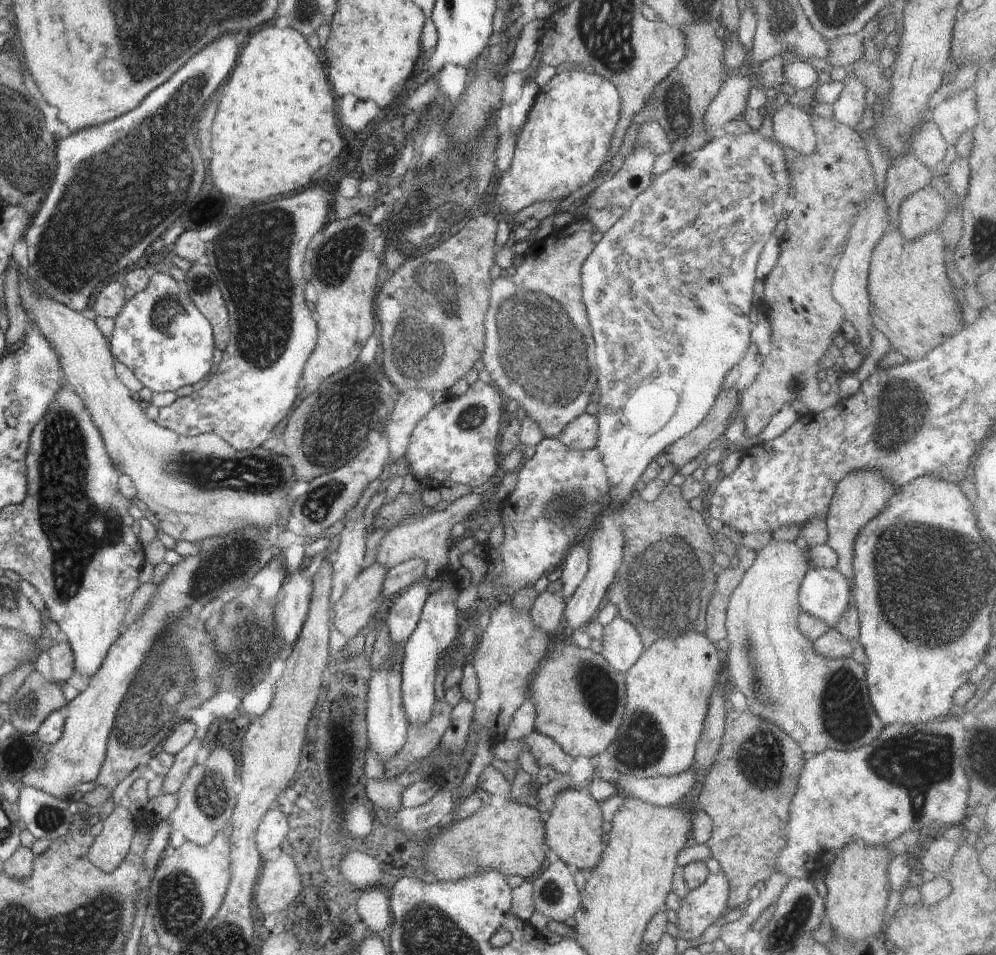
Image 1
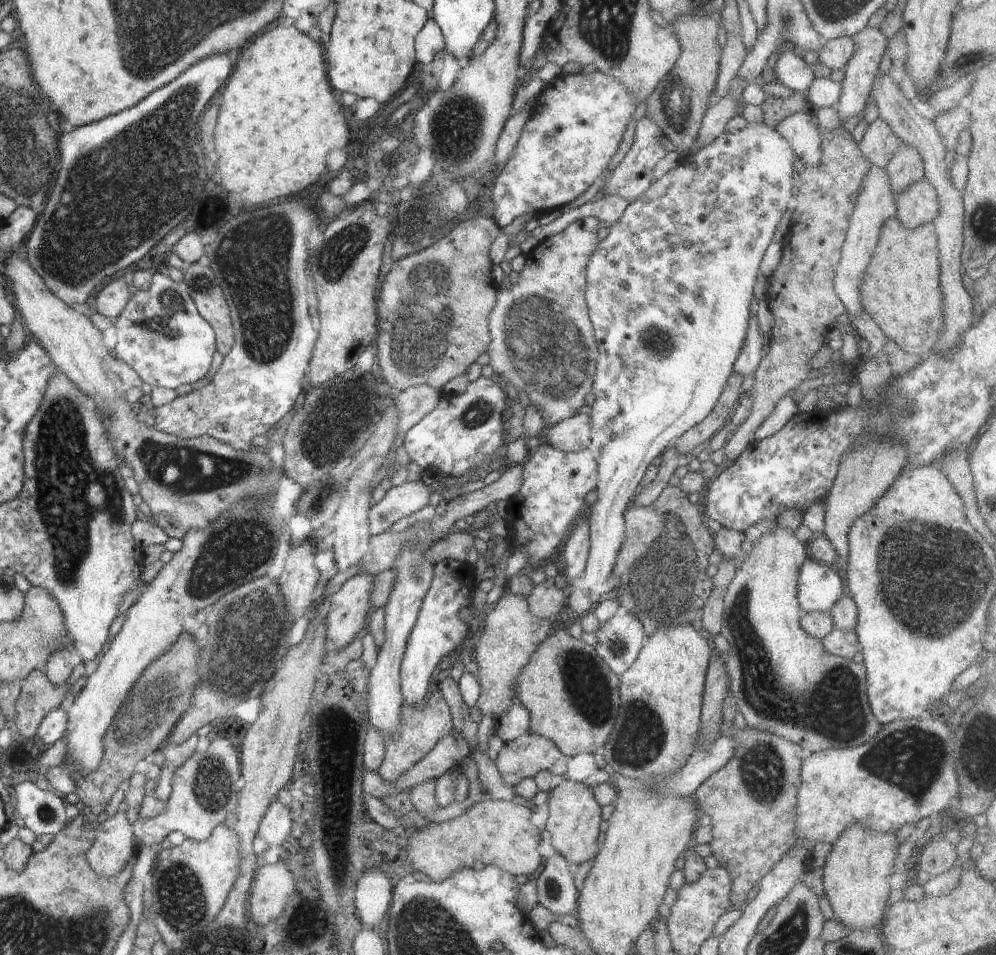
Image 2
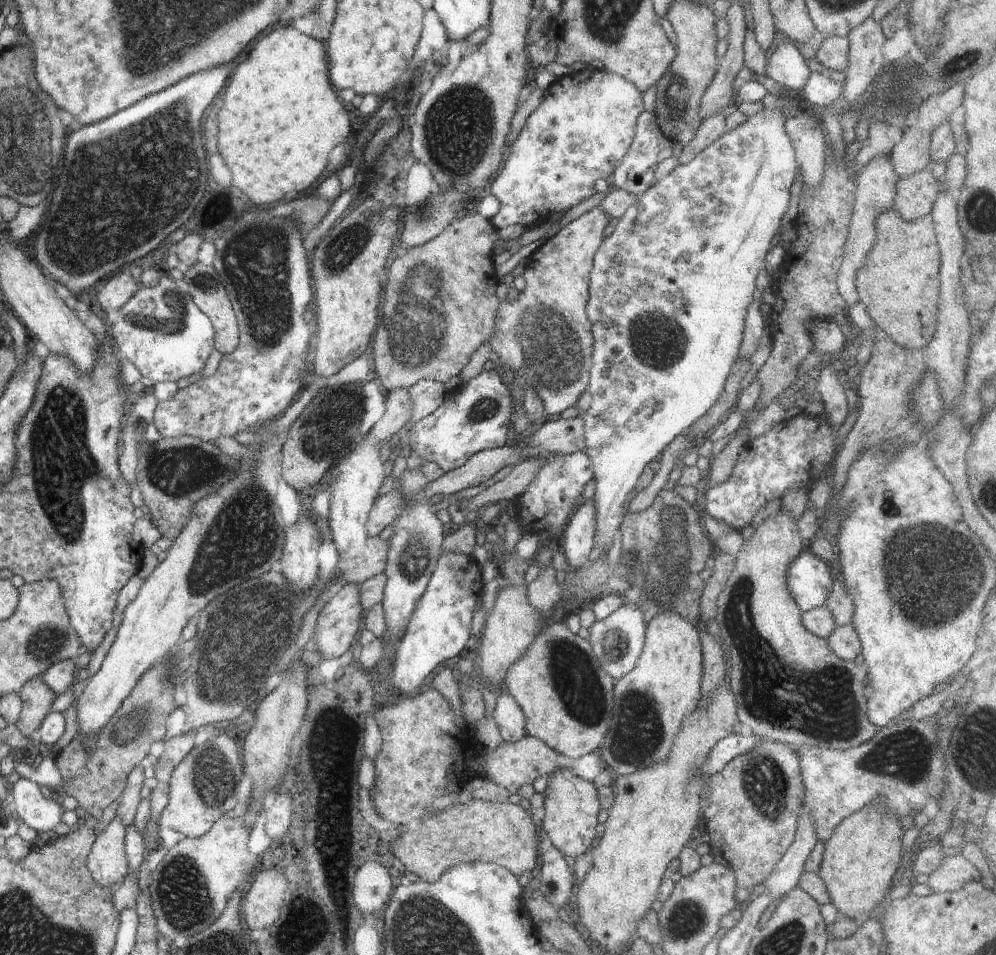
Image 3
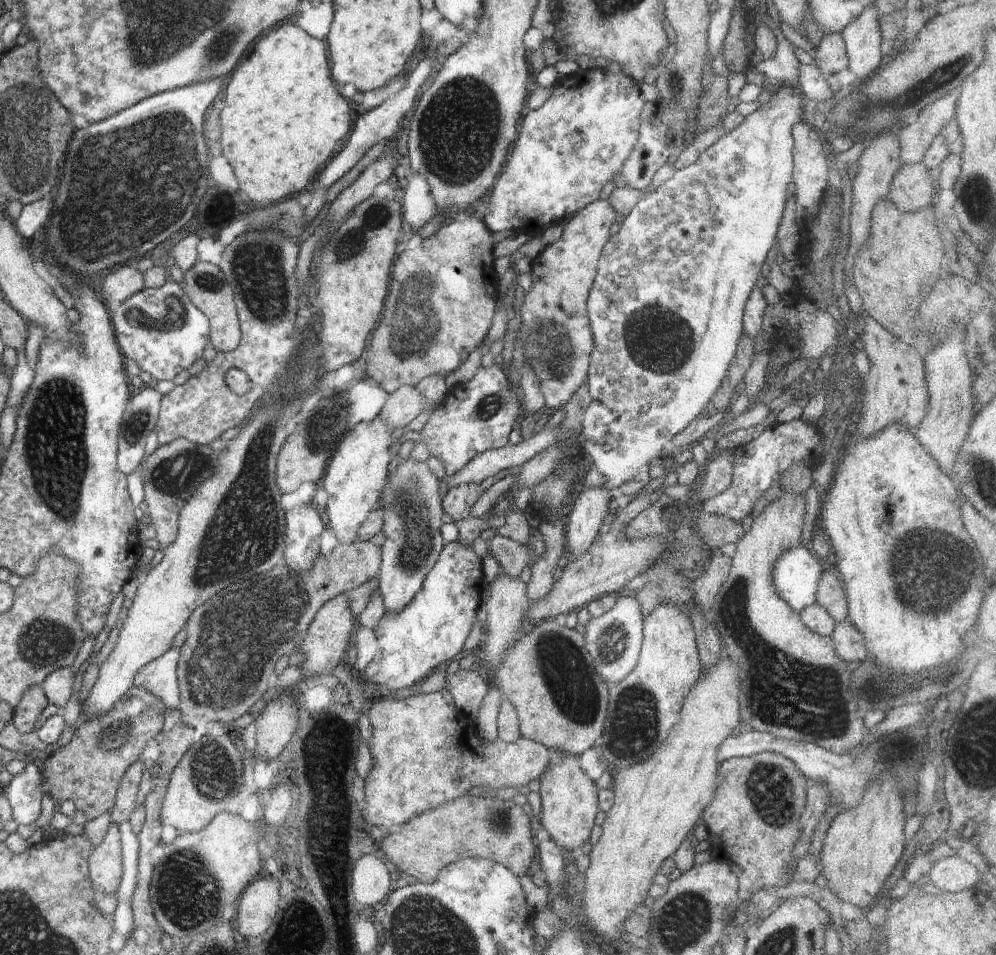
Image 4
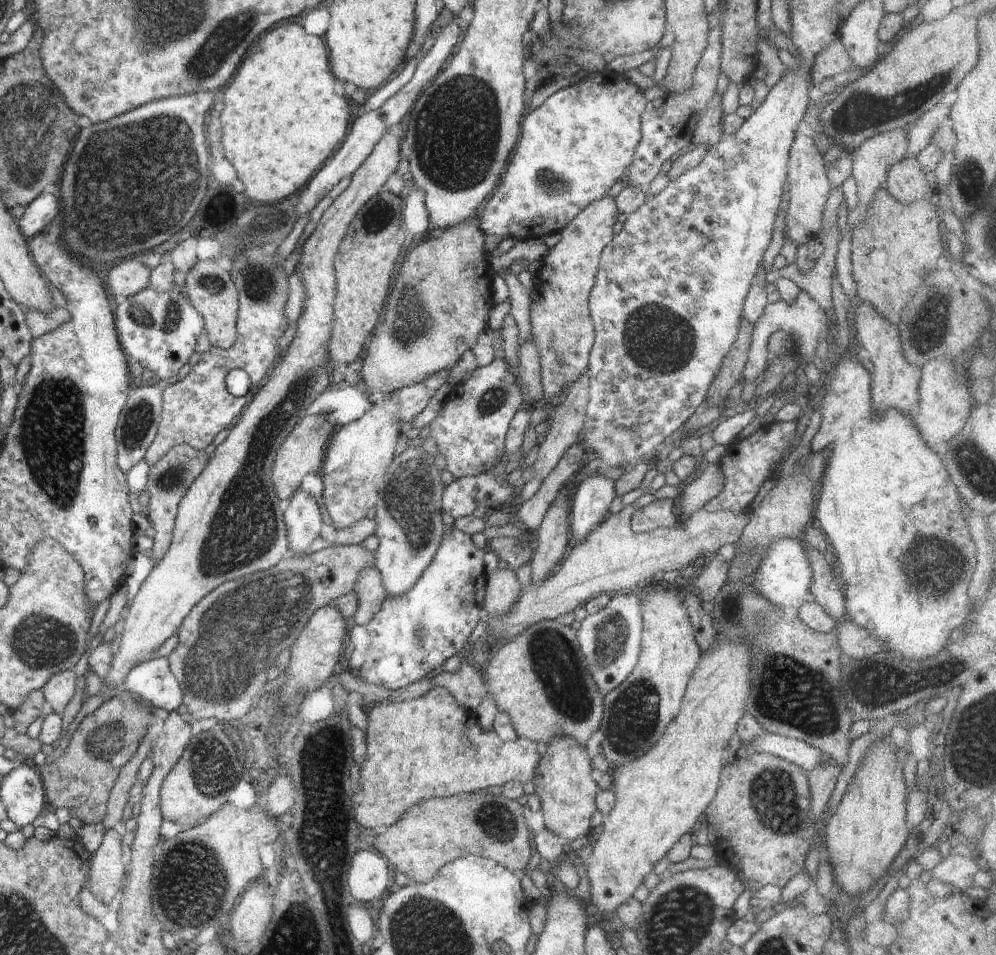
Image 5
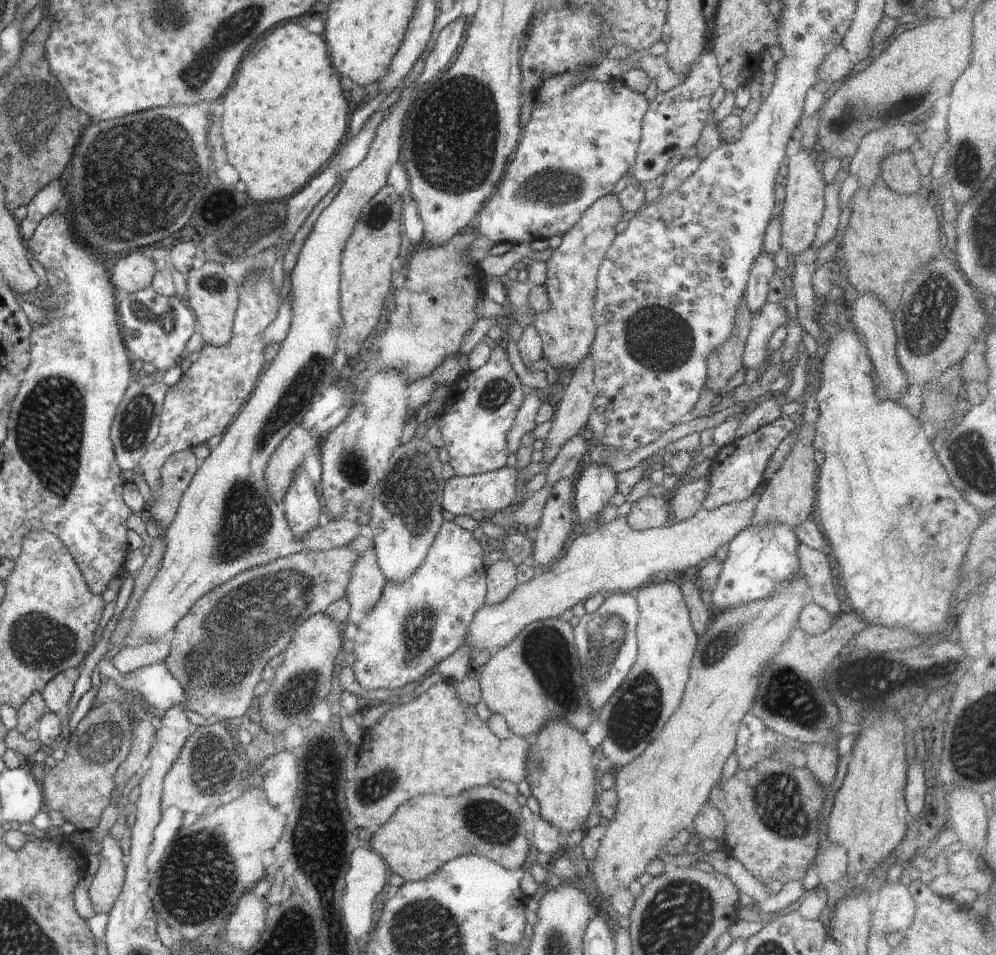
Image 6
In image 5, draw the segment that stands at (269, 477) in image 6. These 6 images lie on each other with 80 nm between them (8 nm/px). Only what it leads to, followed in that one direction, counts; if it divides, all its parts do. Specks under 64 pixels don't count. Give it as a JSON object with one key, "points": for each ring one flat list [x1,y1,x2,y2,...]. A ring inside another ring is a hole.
{"points":[[306,414,290,431,290,434,280,445,272,467,271,479,278,501,289,499,292,493,300,488,300,483,308,472,320,472,323,466,323,456,328,446,328,440,331,439,337,428,336,425,330,423,328,415]]}

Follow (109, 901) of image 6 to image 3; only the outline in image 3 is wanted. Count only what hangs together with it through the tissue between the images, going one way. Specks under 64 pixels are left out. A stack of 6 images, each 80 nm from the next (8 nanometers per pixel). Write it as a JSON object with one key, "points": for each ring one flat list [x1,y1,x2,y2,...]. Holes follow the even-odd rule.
{"points":[[119,815,95,836,86,867,100,887,117,887,129,874,126,826]]}

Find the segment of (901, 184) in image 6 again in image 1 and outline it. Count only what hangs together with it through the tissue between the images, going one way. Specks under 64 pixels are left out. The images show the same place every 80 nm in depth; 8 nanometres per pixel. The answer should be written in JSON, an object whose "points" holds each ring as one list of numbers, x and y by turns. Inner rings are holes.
{"points":[[928,185,913,192,900,203,900,232,906,240,916,240,924,232,939,232,946,218,947,204,942,202,942,196]]}

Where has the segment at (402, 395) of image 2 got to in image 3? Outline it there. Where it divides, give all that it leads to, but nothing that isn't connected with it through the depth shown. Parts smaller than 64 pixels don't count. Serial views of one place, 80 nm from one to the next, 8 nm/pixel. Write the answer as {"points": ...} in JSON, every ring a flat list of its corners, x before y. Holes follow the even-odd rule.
{"points":[[426,379,408,388,408,396,412,400,412,414,408,422,414,424,435,412,444,404,447,392,448,387,444,384]]}

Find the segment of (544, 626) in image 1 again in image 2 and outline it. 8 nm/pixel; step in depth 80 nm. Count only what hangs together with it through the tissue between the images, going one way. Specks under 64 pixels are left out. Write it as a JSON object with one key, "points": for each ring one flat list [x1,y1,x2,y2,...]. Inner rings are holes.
{"points":[[552,579,534,585,527,604,532,616,557,622,560,611,567,605,567,590,556,588]]}

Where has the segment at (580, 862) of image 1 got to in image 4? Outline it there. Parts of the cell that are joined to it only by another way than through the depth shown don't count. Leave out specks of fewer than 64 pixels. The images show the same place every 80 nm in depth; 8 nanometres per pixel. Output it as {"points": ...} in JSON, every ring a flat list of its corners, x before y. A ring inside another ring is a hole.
{"points":[[560,752,562,762,544,770,541,776,541,788,537,794,541,797,542,830,550,834,551,840,566,854,579,853,579,846,589,842,594,821,599,813,598,789,594,782,584,774,578,764,578,756]]}

